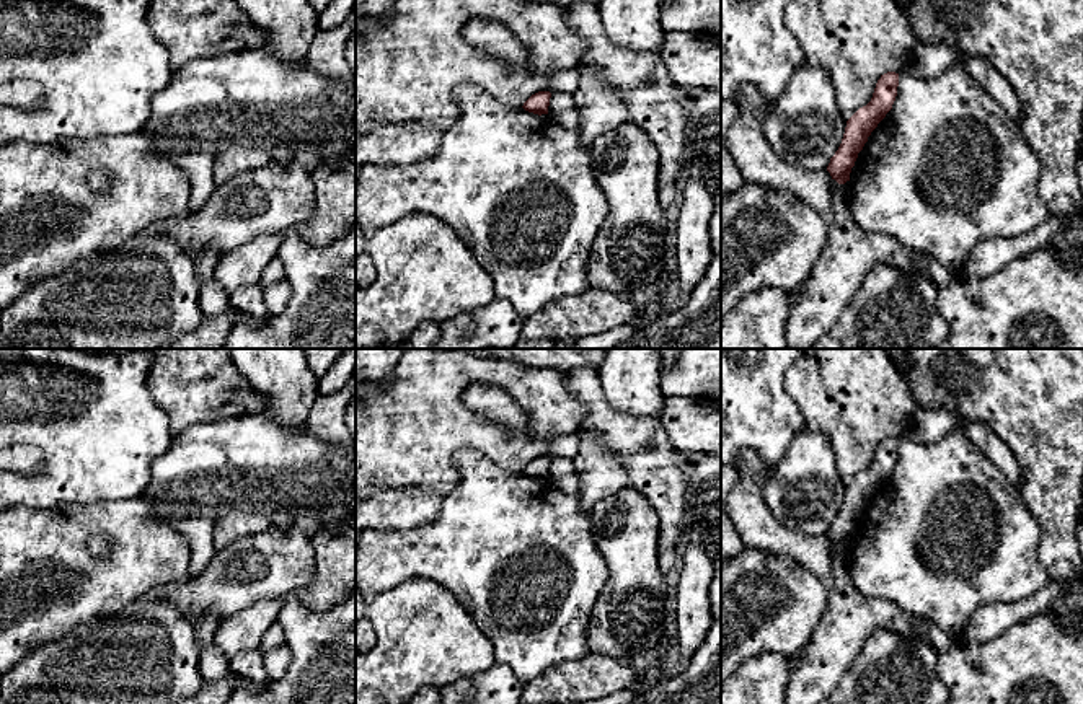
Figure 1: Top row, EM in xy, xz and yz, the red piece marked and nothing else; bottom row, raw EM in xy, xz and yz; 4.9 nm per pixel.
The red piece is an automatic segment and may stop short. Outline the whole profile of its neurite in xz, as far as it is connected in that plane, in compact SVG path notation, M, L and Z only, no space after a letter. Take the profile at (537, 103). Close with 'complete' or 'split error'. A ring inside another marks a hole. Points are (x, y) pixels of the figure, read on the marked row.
M538 91L535 95L532 95L525 103L524 103L524 109L533 114L548 114L548 106L550 106L550 98L551 93L550 91Z; complete

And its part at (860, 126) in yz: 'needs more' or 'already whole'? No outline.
needs more

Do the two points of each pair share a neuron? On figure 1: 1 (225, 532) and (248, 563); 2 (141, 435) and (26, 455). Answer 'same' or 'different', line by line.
1: different
2: different

